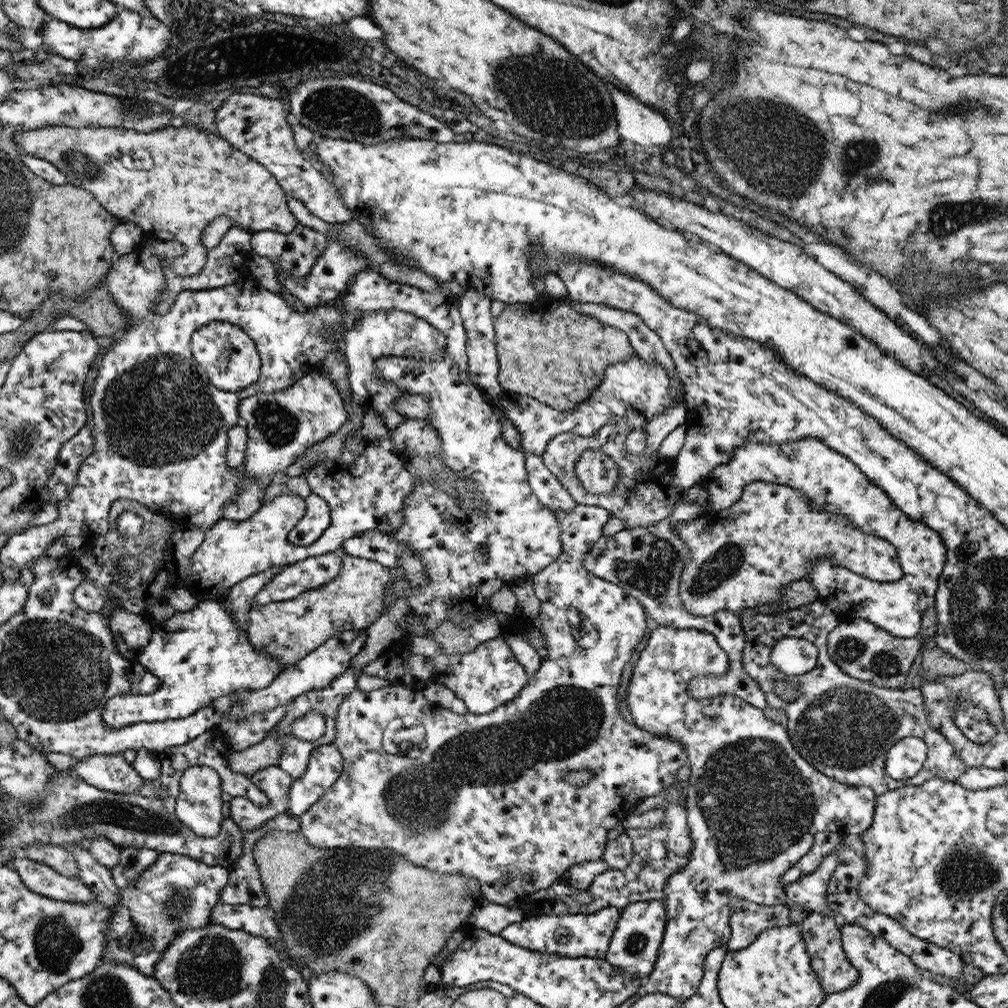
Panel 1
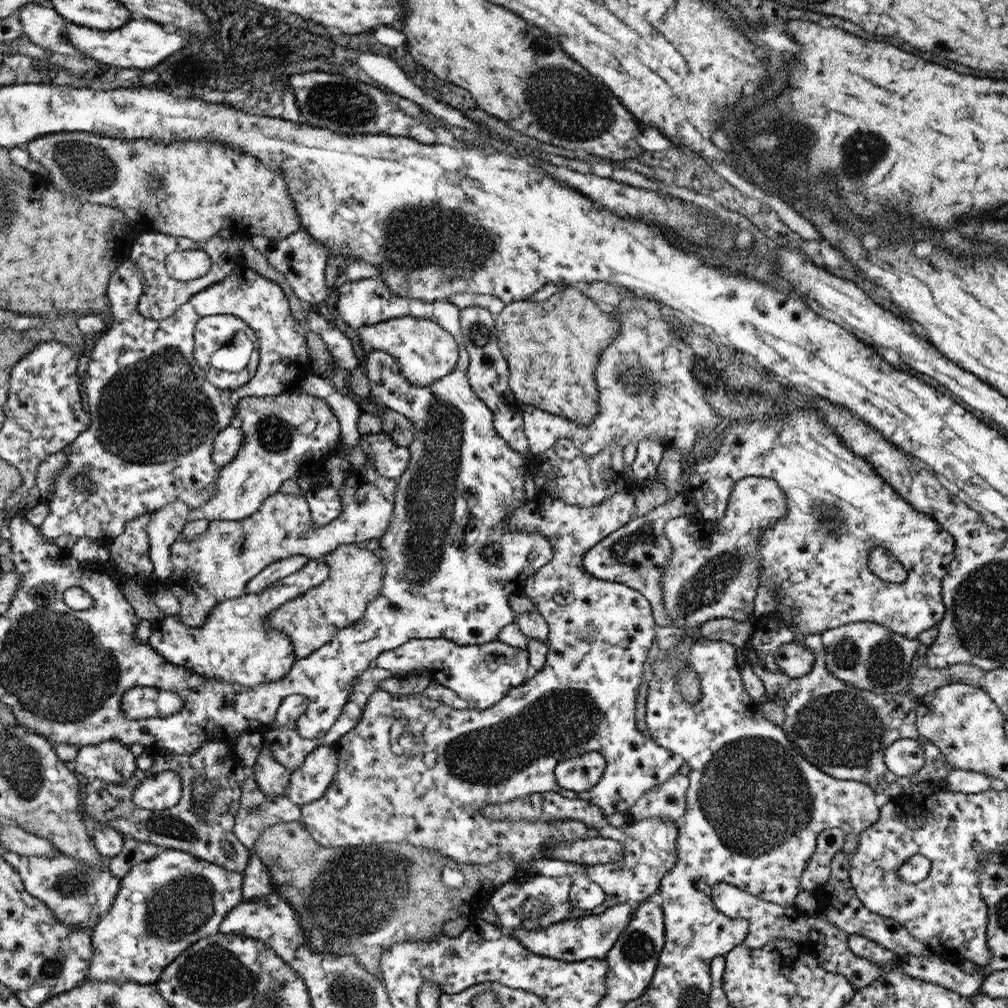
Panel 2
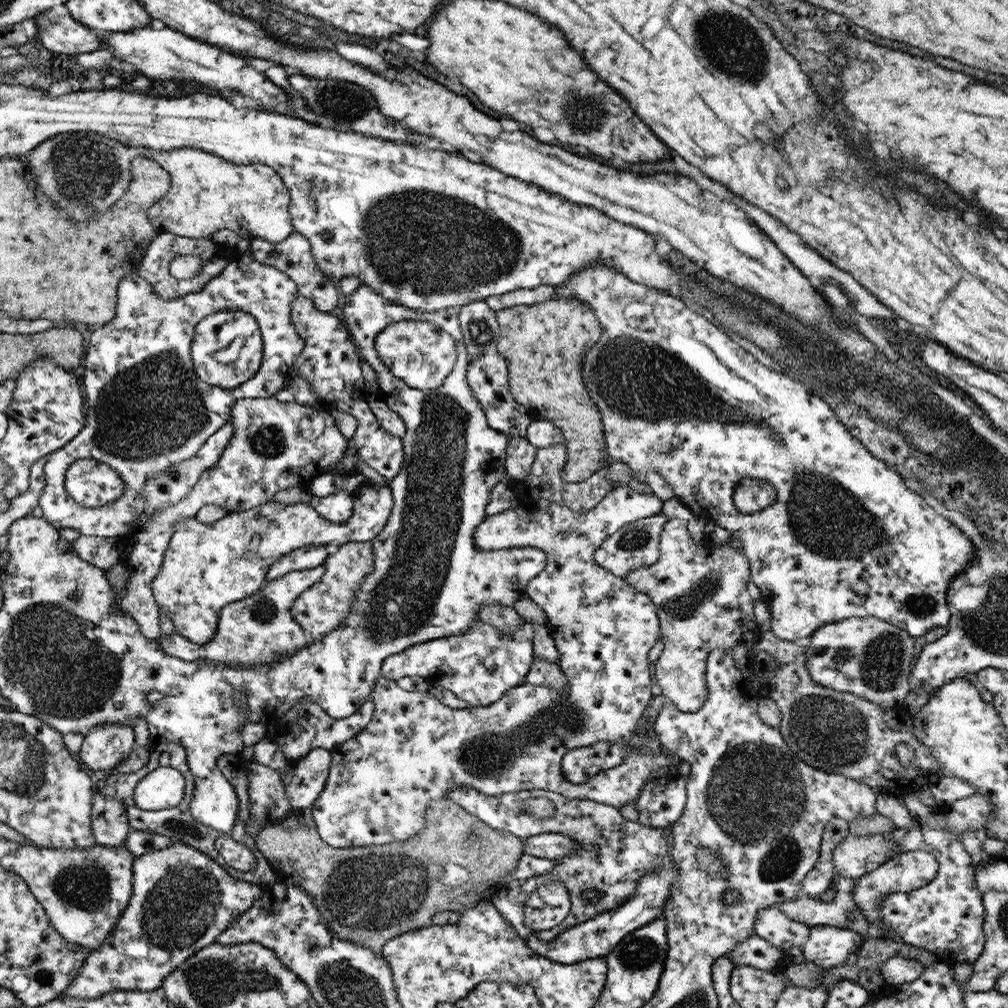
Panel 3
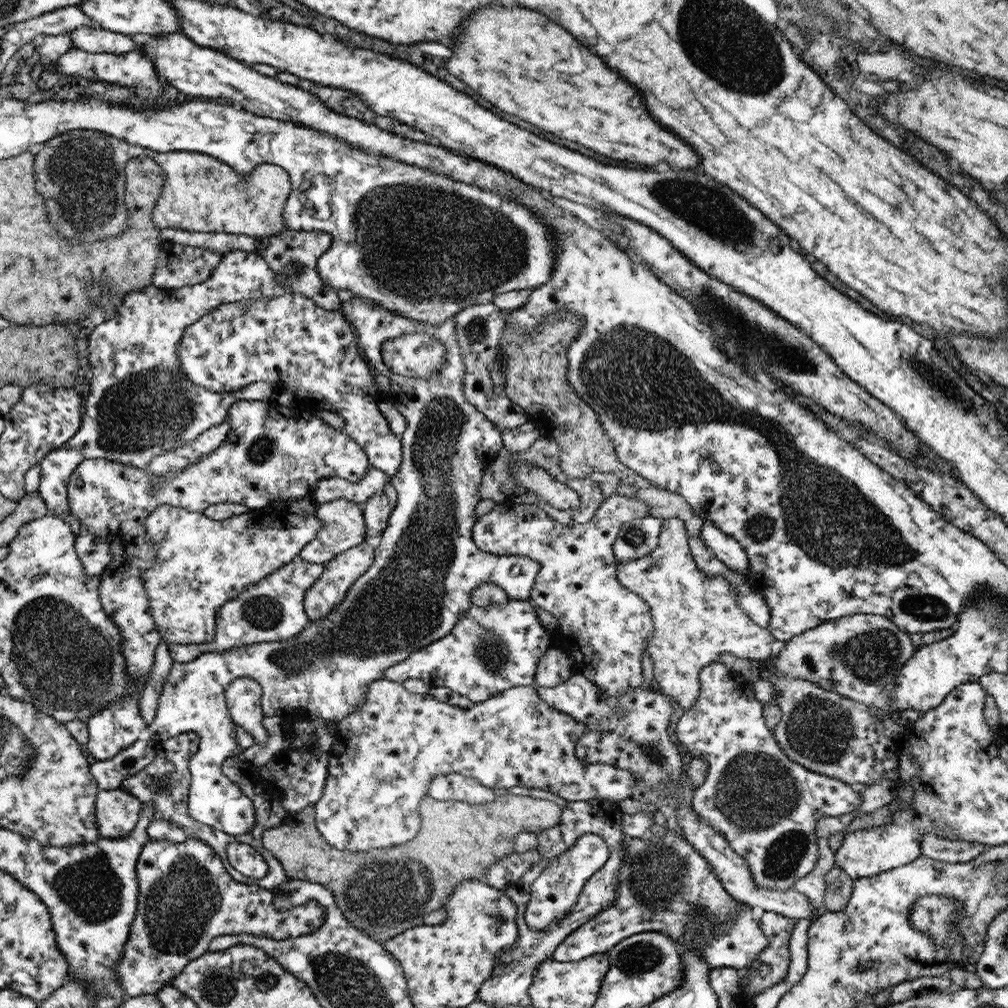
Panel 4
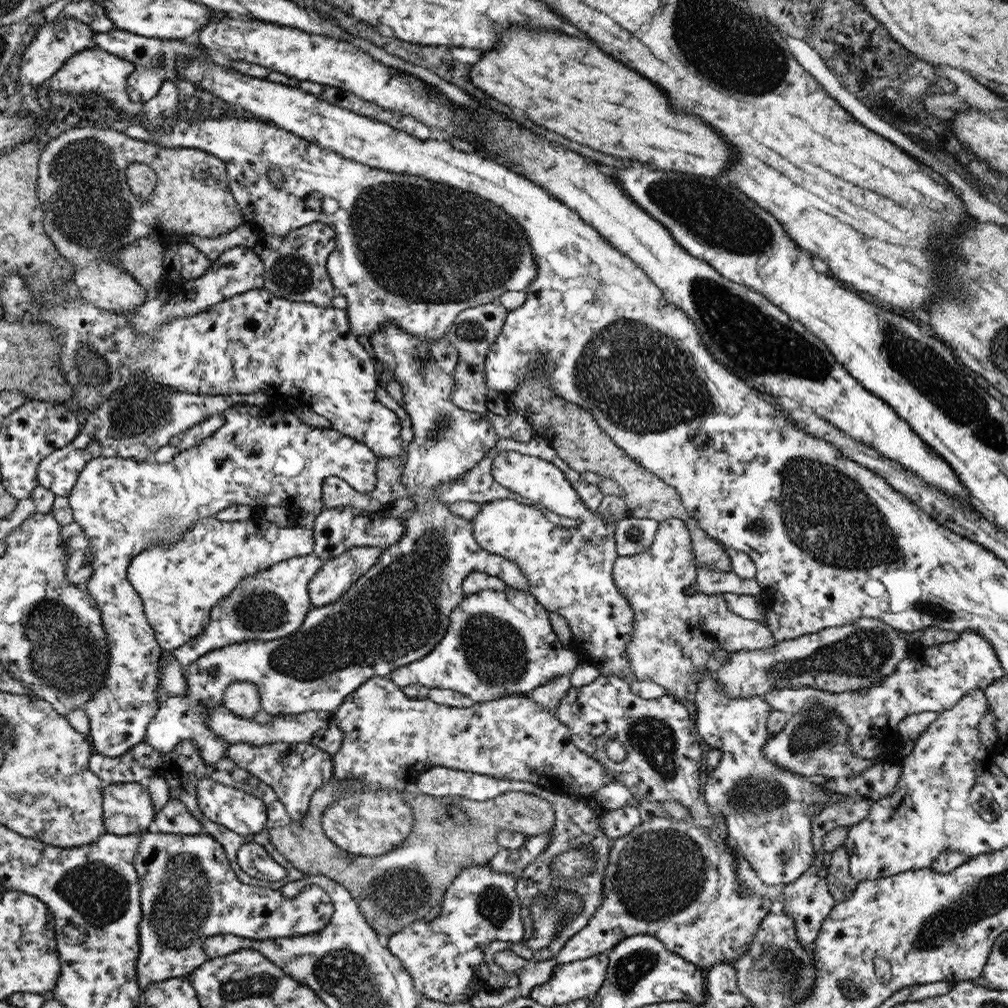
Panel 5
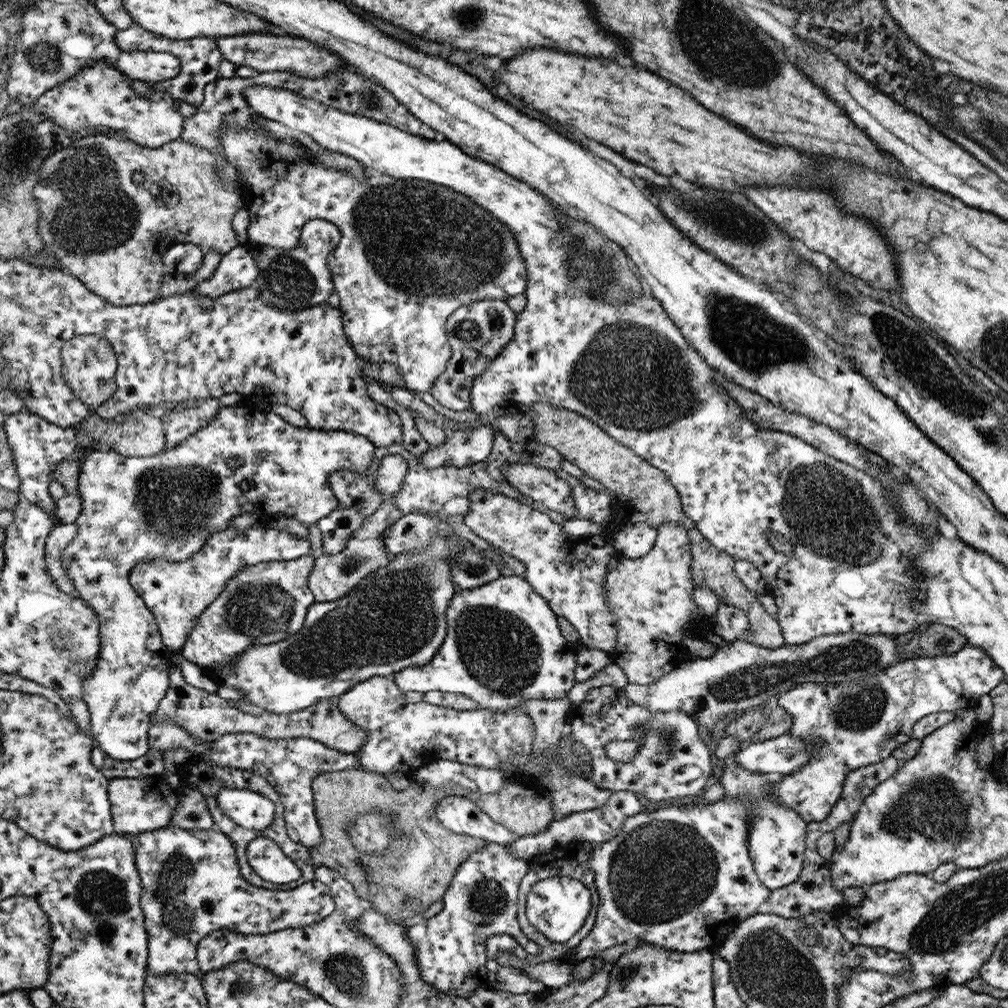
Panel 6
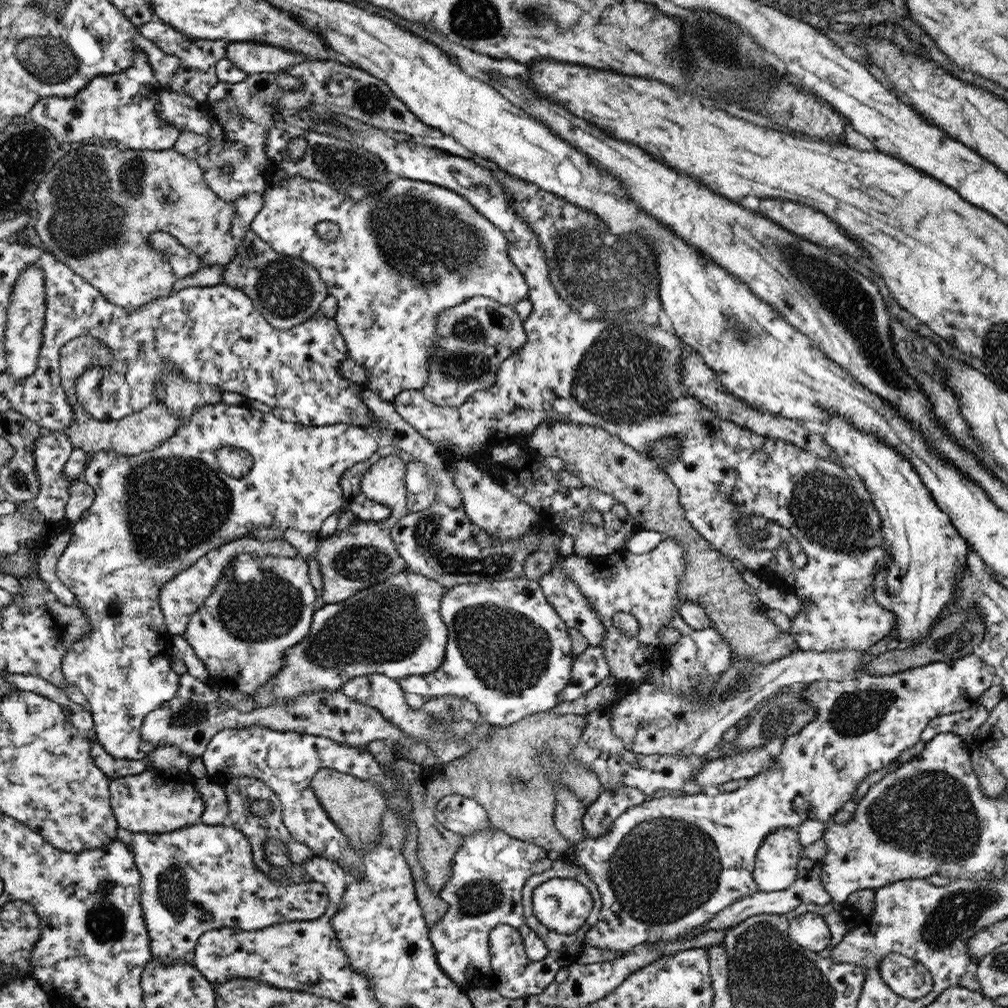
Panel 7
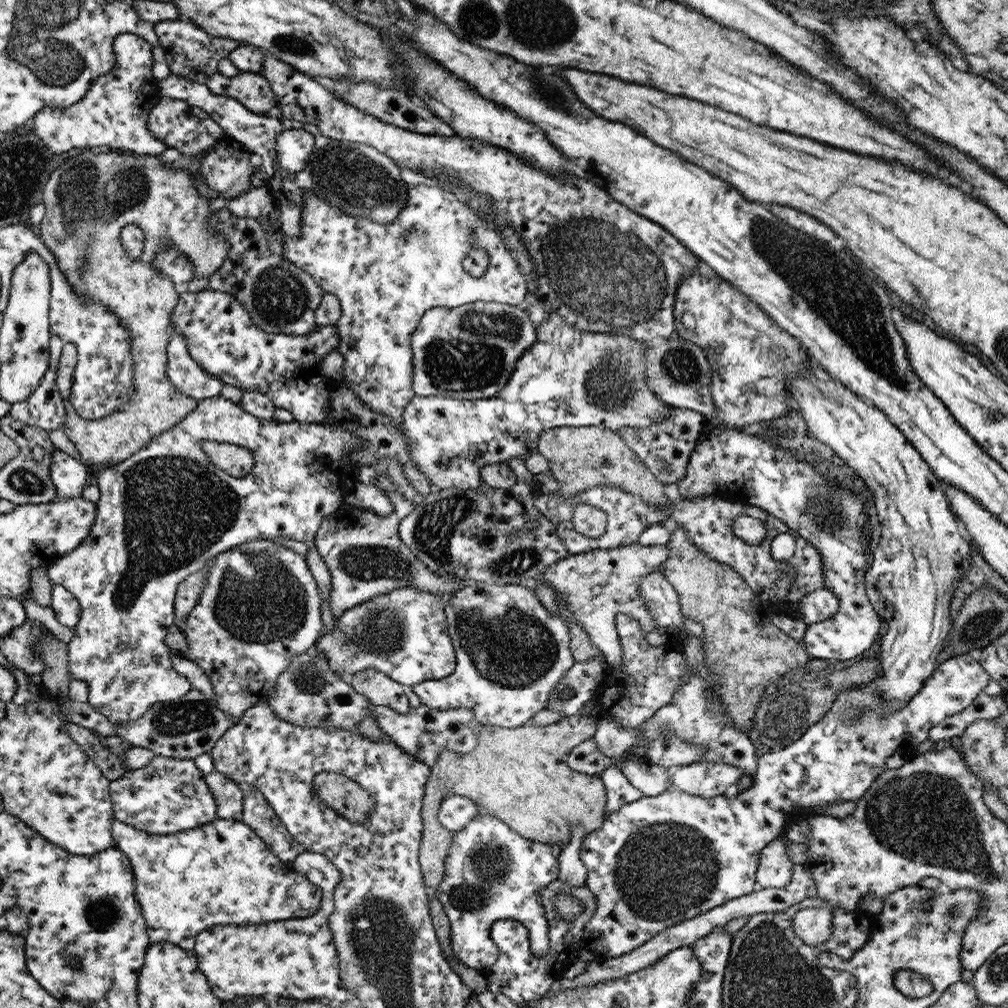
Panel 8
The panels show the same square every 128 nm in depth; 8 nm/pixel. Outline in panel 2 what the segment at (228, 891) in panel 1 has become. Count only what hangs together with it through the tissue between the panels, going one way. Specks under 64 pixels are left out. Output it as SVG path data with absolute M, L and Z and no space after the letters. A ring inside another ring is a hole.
M253 771L249 773L249 777L243 781L241 798L239 801L239 808L235 813L235 820L233 825L233 835L238 838L238 842L243 844L250 851L250 860L248 866L242 873L242 900L244 902L255 901L273 891L273 884L270 880L269 870L266 866L260 862L257 855L253 854L252 847L257 841L259 834L268 826L279 823L299 822L300 819L300 807L294 805L289 801L285 795L275 795L273 799L263 795L261 789L257 787L255 783L255 777L253 777Z

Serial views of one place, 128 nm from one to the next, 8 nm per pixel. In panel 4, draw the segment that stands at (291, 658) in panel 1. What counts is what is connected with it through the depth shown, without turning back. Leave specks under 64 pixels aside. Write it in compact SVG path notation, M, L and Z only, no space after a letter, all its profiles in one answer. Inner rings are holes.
M365 541L335 554L331 560L325 563L325 570L318 576L318 579L311 584L309 590L306 591L303 600L303 608L305 608L310 621L319 621L323 619L331 609L334 609L346 598L346 592L353 586L355 579L365 574L369 570L371 563L374 562L374 548L369 546Z

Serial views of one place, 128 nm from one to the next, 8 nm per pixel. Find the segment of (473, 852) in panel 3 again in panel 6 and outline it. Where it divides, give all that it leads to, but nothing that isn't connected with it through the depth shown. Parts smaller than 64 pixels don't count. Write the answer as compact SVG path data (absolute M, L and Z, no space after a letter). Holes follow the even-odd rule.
M365 770L331 771L315 775L310 787L313 789L315 816L318 817L320 834L324 840L321 845L308 848L312 866L326 866L339 872L350 881L363 904L371 905L371 908L393 923L411 924L420 919L421 912L429 904L442 899L449 881L466 856L486 844L482 839L447 830L434 813L435 801L439 798L457 795L473 801L493 822L507 828L515 837L539 835L547 831L547 826L554 818L547 793L538 785L531 787L522 780L519 783L521 772L500 771L509 779L499 791L489 794L465 790L457 783L420 788L417 782L411 782L405 789L394 791L385 777ZM375 810L397 812L395 824L401 826L402 842L407 844L403 846L403 856L395 856L395 860L387 860L387 856L383 856L379 864L371 864L371 854L358 852L345 830L345 826L353 824L357 816Z

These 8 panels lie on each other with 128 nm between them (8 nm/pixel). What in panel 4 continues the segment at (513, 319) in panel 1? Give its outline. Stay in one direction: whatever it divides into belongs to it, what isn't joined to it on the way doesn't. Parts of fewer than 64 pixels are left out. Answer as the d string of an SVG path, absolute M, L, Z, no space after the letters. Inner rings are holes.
M557 312L557 314L545 316L545 320L541 320L541 326L539 326L537 334L525 338L525 336L517 336L515 332L511 332L505 323L503 332L499 336L498 345L498 347L501 347L502 352L504 352L504 356L506 356L502 376L505 397L525 410L524 412L529 416L528 421L535 426L535 429L540 432L541 436L546 436L556 442L559 448L558 465L565 476L582 479L588 477L591 472L611 472L611 474L617 476L619 485L629 485L635 488L637 491L636 500L647 504L651 508L649 509L649 516L661 518L661 520L679 518L679 520L682 520L688 536L700 538L700 530L703 522L685 503L685 500L681 496L675 495L674 492L668 492L667 490L654 486L651 481L645 480L645 478L639 476L639 474L619 462L613 450L613 445L601 429L594 410L579 399L576 393L566 384L565 354L569 343L571 343L571 339L575 339L577 333L579 333L579 325L581 324L579 324L577 316L571 316L571 314L565 314L565 312Z

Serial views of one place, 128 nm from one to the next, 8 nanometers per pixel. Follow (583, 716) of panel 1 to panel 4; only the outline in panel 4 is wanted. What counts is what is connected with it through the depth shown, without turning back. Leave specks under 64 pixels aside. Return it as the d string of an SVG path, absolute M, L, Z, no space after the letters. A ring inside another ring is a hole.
M611 495L595 509L589 521L581 524L561 524L552 520L535 505L497 503L491 511L476 517L471 529L472 541L483 552L499 556L527 556L539 564L528 598L531 603L553 615L567 644L564 649L572 658L575 673L595 683L605 695L617 697L627 688L644 688L641 674L643 645L651 633L649 608L636 594L623 588L616 578L616 563L611 546L620 526L628 520L649 516L649 506L635 497ZM381 677L376 681L371 681L366 686L361 706L355 705L355 711L351 711L346 717L336 721L335 731L335 742L331 744L330 750L327 750L330 758L325 787L323 788L321 798L313 805L313 808L314 822L317 824L318 832L325 838L326 844L338 850L365 853L374 849L397 847L411 840L419 831L418 806L423 798L427 798L429 782L437 775L459 773L465 777L471 777L479 781L481 785L489 788L521 786L544 790L545 792L556 794L559 798L569 802L592 800L596 803L601 799L607 799L617 803L619 800L637 795L637 782L635 782L635 778L633 778L633 774L629 770L621 770L621 768L615 768L611 764L583 764L579 759L575 758L574 742L579 739L581 733L585 733L585 724L573 720L571 716L563 714L563 712L559 712L559 710L555 710L551 706L547 706L547 703L539 698L531 686L508 688L507 690L498 692L487 700L472 703L467 707L456 707L445 702L439 702L427 693L423 695L411 694L400 683L391 682Z

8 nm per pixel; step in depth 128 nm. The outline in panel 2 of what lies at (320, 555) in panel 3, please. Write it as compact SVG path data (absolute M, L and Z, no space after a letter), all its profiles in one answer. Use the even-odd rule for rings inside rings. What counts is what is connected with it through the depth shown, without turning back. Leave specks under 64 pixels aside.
M297 554L271 562L271 564L268 564L262 571L259 571L253 579L245 584L245 587L242 588L244 594L258 593L259 591L265 590L265 587L271 585L272 582L284 576L289 576L289 574L293 574L293 572L297 572L308 559L306 556Z

